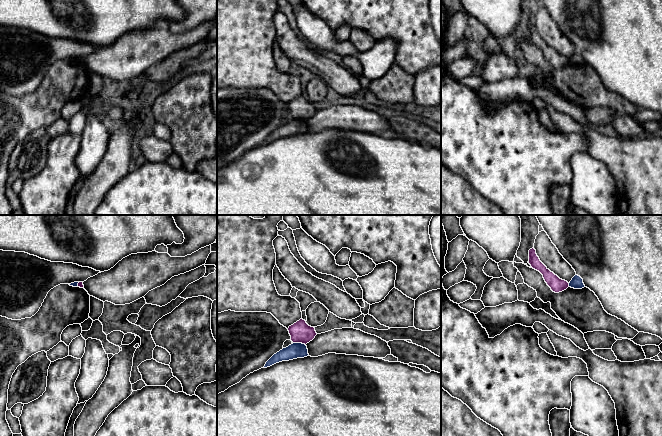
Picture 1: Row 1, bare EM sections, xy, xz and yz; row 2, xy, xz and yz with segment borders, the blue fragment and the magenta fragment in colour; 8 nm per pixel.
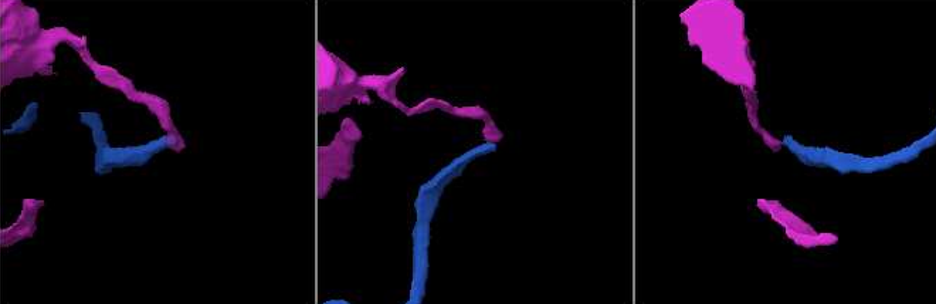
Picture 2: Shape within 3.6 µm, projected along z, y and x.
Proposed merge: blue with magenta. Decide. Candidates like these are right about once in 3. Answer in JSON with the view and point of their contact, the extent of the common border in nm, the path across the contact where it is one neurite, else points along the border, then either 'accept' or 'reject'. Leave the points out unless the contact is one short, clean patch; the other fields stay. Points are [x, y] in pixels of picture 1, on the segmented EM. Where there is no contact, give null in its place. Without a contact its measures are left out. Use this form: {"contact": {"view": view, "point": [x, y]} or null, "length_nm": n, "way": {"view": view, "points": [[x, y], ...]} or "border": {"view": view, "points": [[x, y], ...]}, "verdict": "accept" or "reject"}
{"contact": {"view": "xz", "point": [299, 343]}, "length_nm": 110, "border": {"view": "xz", "points": [[293, 342], [301, 342], [305, 345]]}, "verdict": "reject"}

